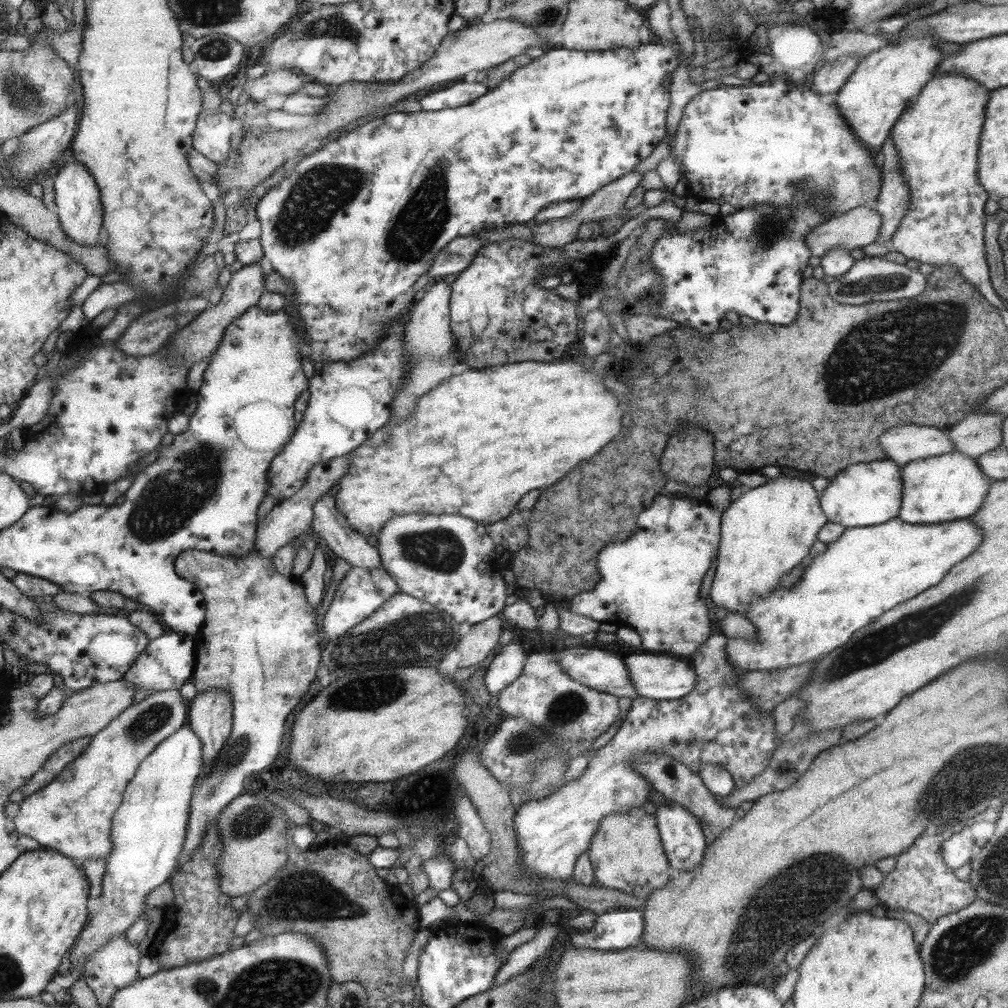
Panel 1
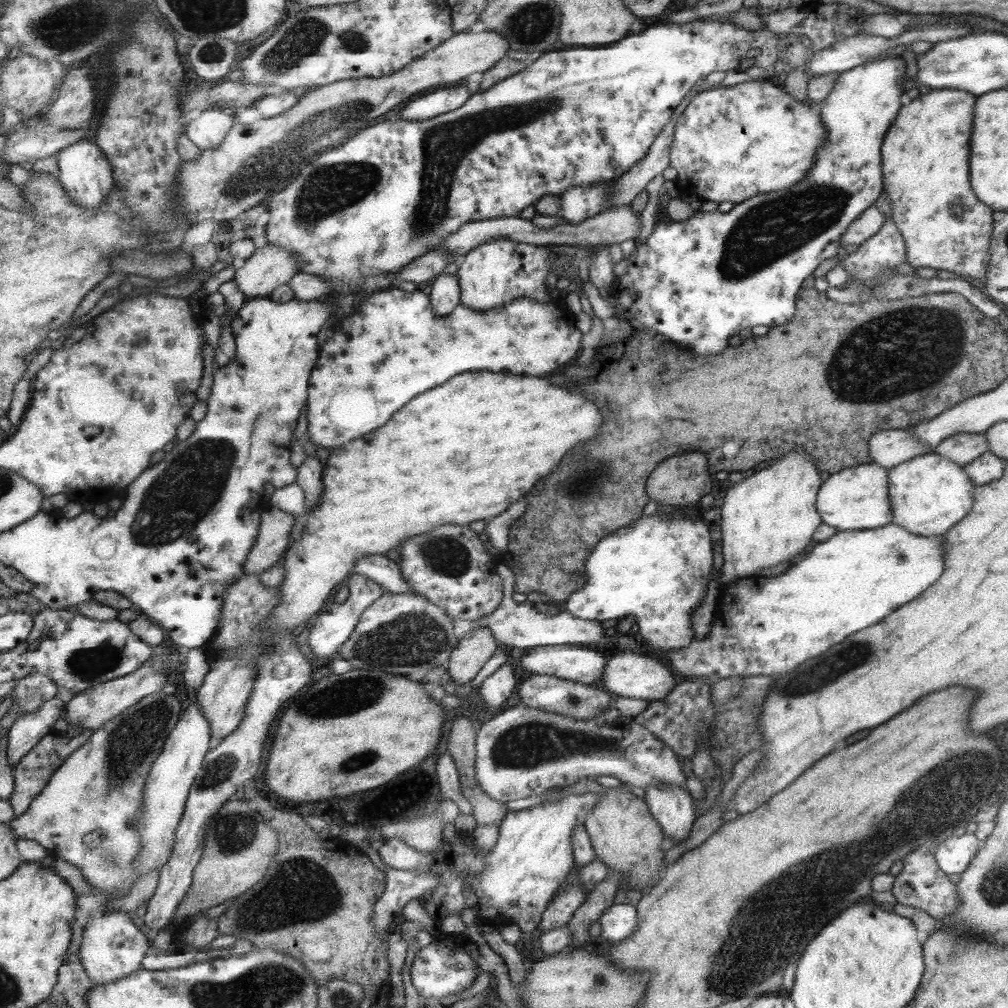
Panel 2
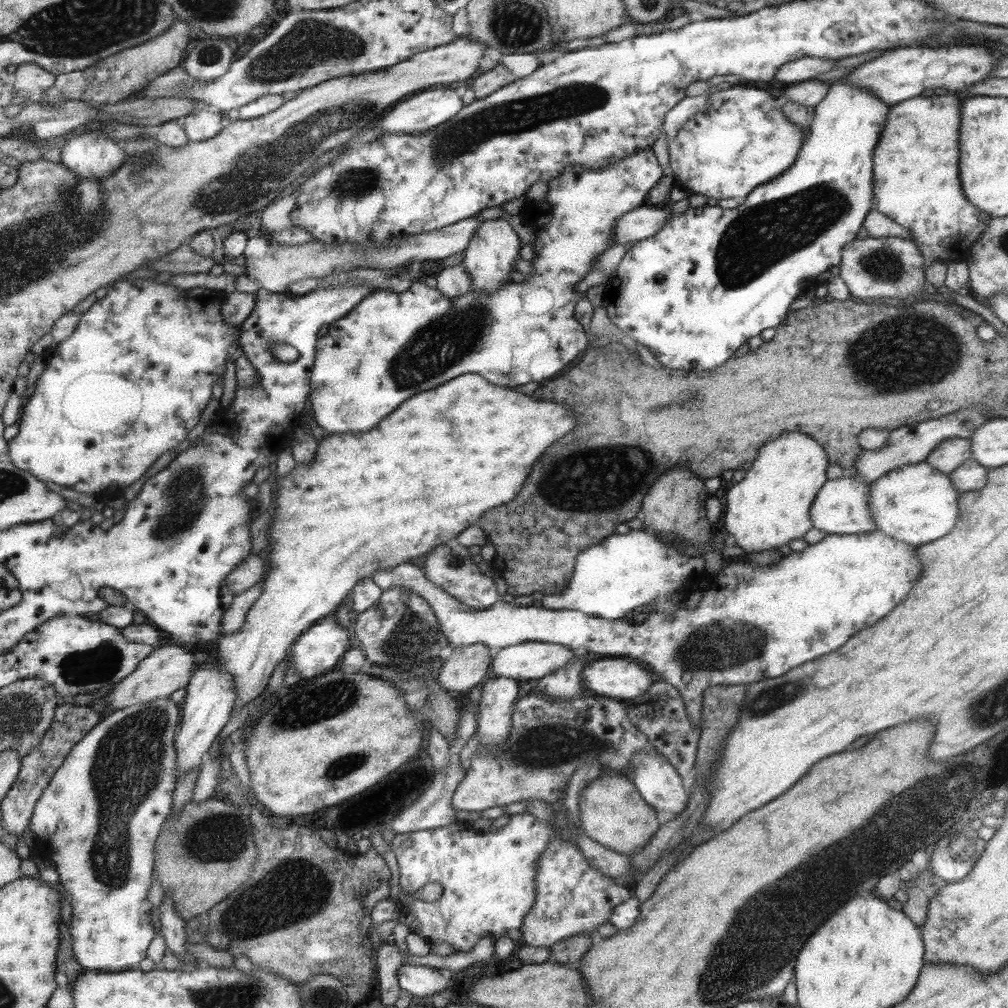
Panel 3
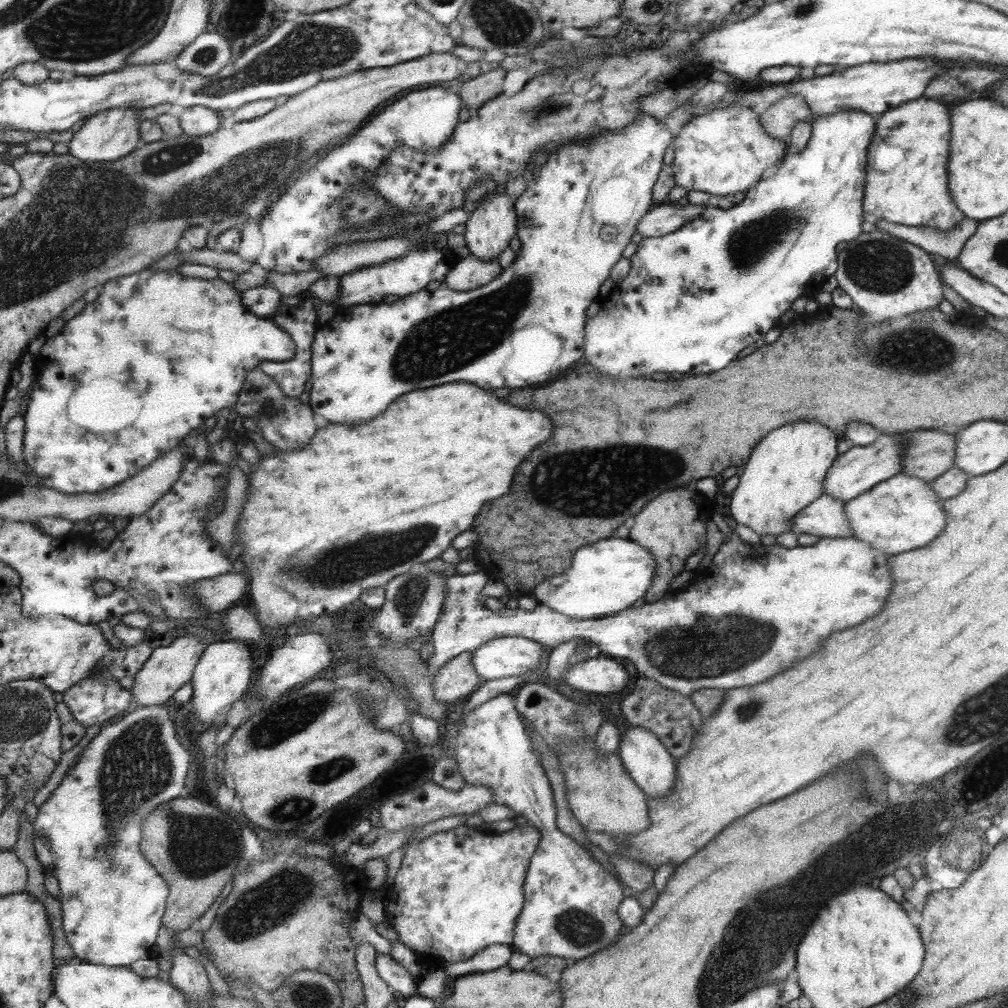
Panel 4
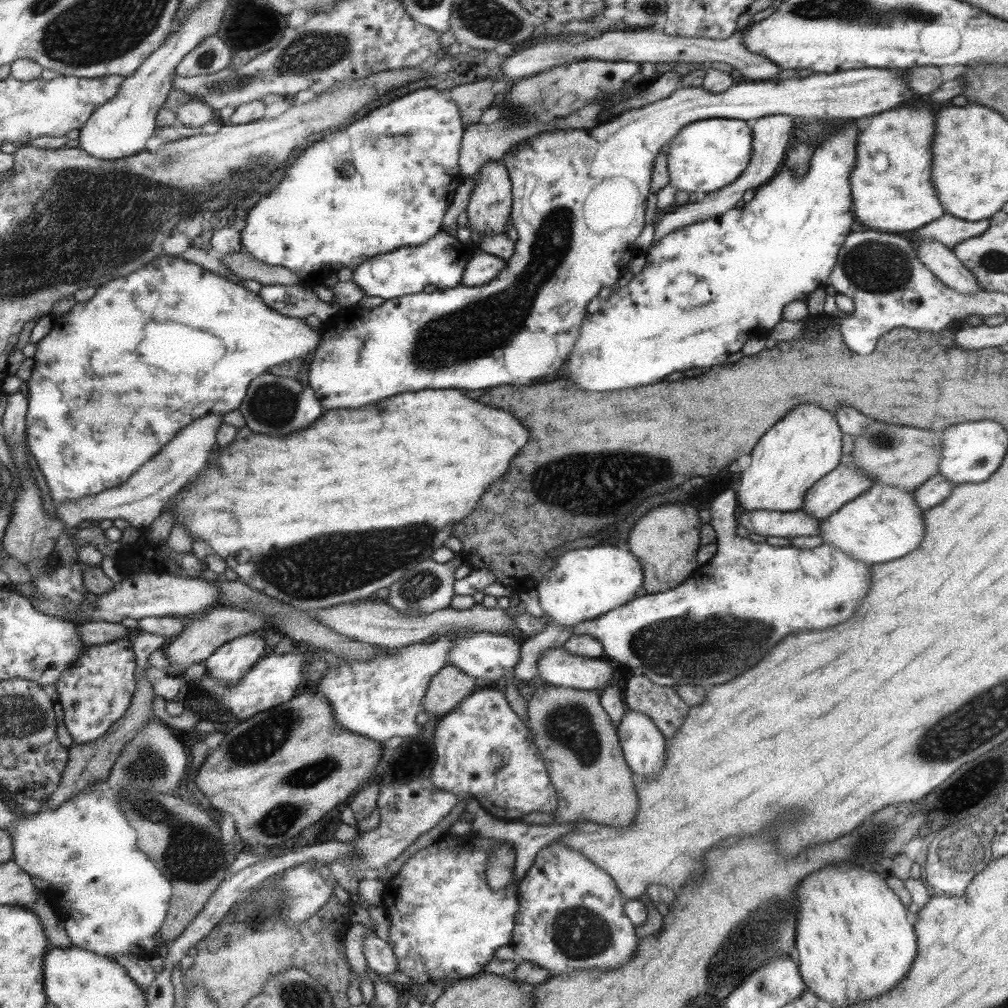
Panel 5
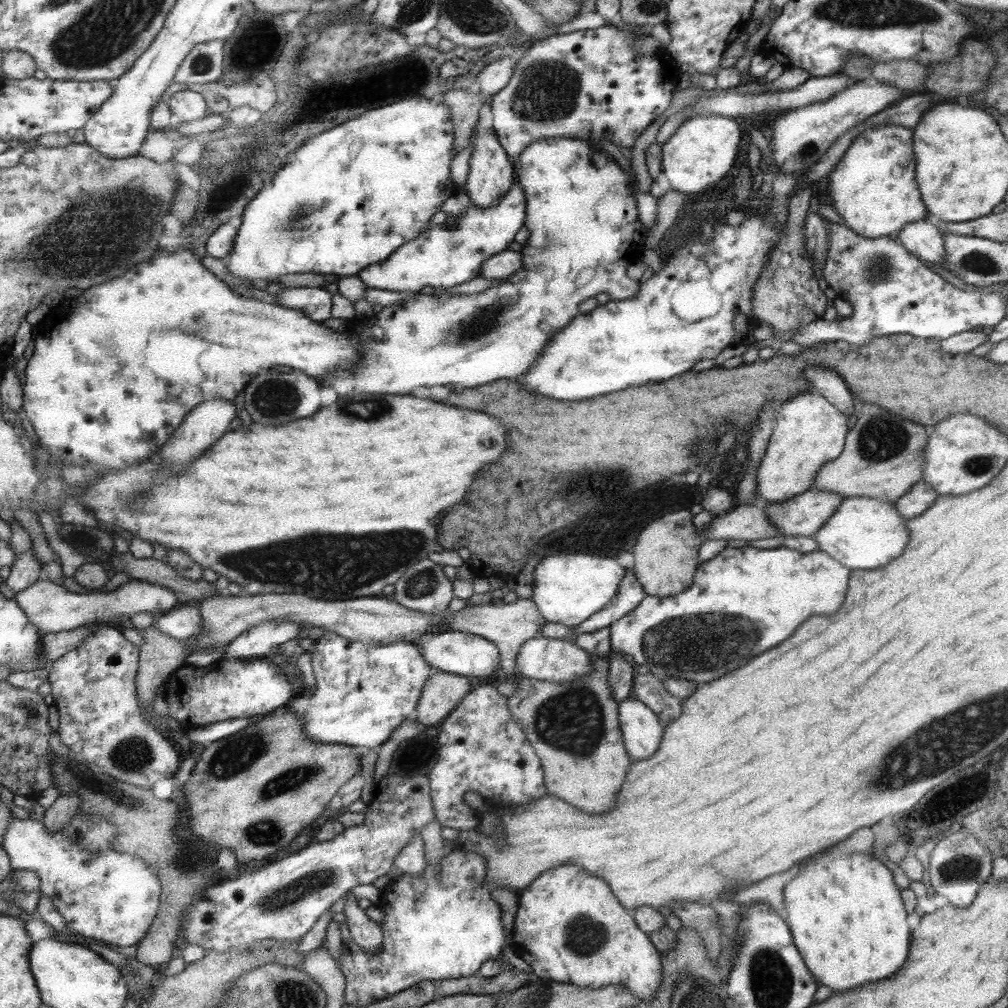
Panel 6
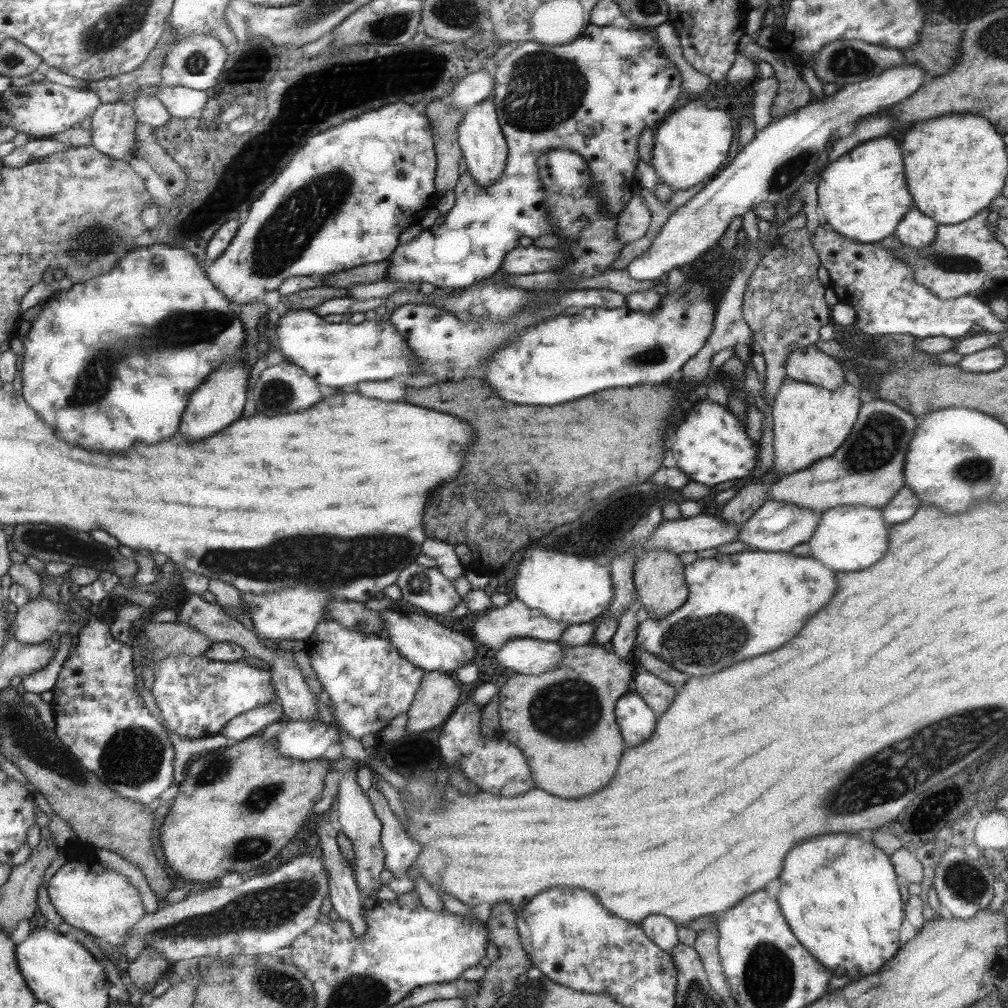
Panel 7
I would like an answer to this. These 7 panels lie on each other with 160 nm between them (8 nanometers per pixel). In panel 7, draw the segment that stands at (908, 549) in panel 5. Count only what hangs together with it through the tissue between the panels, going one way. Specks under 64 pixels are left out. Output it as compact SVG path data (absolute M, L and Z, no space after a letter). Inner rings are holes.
M841 505L823 510L819 517L819 526L812 534L812 538L805 542L810 548L808 555L821 561L835 572L857 572L872 567L888 552L890 542L889 526L885 524L884 518L881 518L881 513L882 509L867 505Z

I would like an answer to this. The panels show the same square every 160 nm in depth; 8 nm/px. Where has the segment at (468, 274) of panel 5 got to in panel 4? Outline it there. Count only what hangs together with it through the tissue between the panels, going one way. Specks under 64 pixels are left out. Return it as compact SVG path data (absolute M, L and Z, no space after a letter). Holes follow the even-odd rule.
M469 254L460 258L453 266L449 266L442 284L451 290L465 292L485 286L500 276L502 271L498 261L483 261Z

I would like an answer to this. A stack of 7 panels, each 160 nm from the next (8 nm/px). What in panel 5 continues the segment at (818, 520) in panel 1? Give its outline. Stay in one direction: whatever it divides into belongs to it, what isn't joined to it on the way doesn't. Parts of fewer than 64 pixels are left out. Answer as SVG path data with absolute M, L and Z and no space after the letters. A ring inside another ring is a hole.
M811 404L797 406L797 410L791 410L781 422L769 428L765 438L761 438L753 448L751 464L739 478L737 504L743 511L799 511L804 506L805 494L812 486L840 465L843 459L841 437L839 423L834 416Z

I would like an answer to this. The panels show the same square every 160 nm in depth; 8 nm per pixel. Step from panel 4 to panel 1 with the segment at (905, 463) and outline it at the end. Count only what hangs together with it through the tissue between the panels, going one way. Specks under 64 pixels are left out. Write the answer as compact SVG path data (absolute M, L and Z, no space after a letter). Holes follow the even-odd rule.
M973 412L946 429L946 433L955 451L977 459L985 451L1002 444L1002 422L1004 416L1001 413Z

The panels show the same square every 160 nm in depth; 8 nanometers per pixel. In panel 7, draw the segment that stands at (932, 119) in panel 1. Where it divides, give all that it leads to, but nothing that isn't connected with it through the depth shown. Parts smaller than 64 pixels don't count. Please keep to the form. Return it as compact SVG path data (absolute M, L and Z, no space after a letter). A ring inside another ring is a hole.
M889 134L862 141L847 154L825 165L816 184L817 206L834 231L860 243L876 243L891 236L913 208L905 188L904 160L897 140Z

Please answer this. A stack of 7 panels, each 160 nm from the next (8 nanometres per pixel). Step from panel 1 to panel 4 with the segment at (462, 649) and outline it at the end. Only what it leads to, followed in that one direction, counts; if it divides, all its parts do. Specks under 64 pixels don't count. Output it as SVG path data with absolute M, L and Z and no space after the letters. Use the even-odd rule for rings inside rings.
M465 651L442 664L433 673L434 699L451 705L457 698L471 694L480 681L472 663L472 651Z

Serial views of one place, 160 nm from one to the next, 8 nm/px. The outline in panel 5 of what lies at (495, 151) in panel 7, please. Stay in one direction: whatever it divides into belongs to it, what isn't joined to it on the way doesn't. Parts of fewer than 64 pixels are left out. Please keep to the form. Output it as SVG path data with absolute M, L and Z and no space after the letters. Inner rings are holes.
M490 160L483 165L475 178L475 185L464 209L470 230L475 230L484 236L504 233L505 225L511 222L512 212L512 183L508 177L508 170L501 160Z

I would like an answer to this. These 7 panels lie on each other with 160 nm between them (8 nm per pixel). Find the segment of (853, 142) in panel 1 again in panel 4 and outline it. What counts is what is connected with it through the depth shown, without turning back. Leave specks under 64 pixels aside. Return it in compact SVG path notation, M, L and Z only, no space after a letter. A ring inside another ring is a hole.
M729 105L720 109L711 109L702 115L695 116L672 139L673 160L670 165L674 174L674 183L688 190L699 190L715 197L736 196L738 192L745 193L751 184L759 181L763 170L782 164L789 151L787 141L774 139L761 126L760 118L751 107Z

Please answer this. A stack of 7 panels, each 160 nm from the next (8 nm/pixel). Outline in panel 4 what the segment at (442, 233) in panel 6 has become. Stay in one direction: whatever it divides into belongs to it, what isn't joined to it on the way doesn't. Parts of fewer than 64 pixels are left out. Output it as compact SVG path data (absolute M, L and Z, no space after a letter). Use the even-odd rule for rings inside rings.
M443 246L436 249L426 247L420 250L412 250L381 265L364 267L354 273L347 273L338 277L339 292L332 303L334 303L336 310L340 310L357 305L380 303L389 294L402 297L419 292L431 280L437 280L442 284L444 274L447 273L449 266L453 266L459 259L458 256L454 256Z

